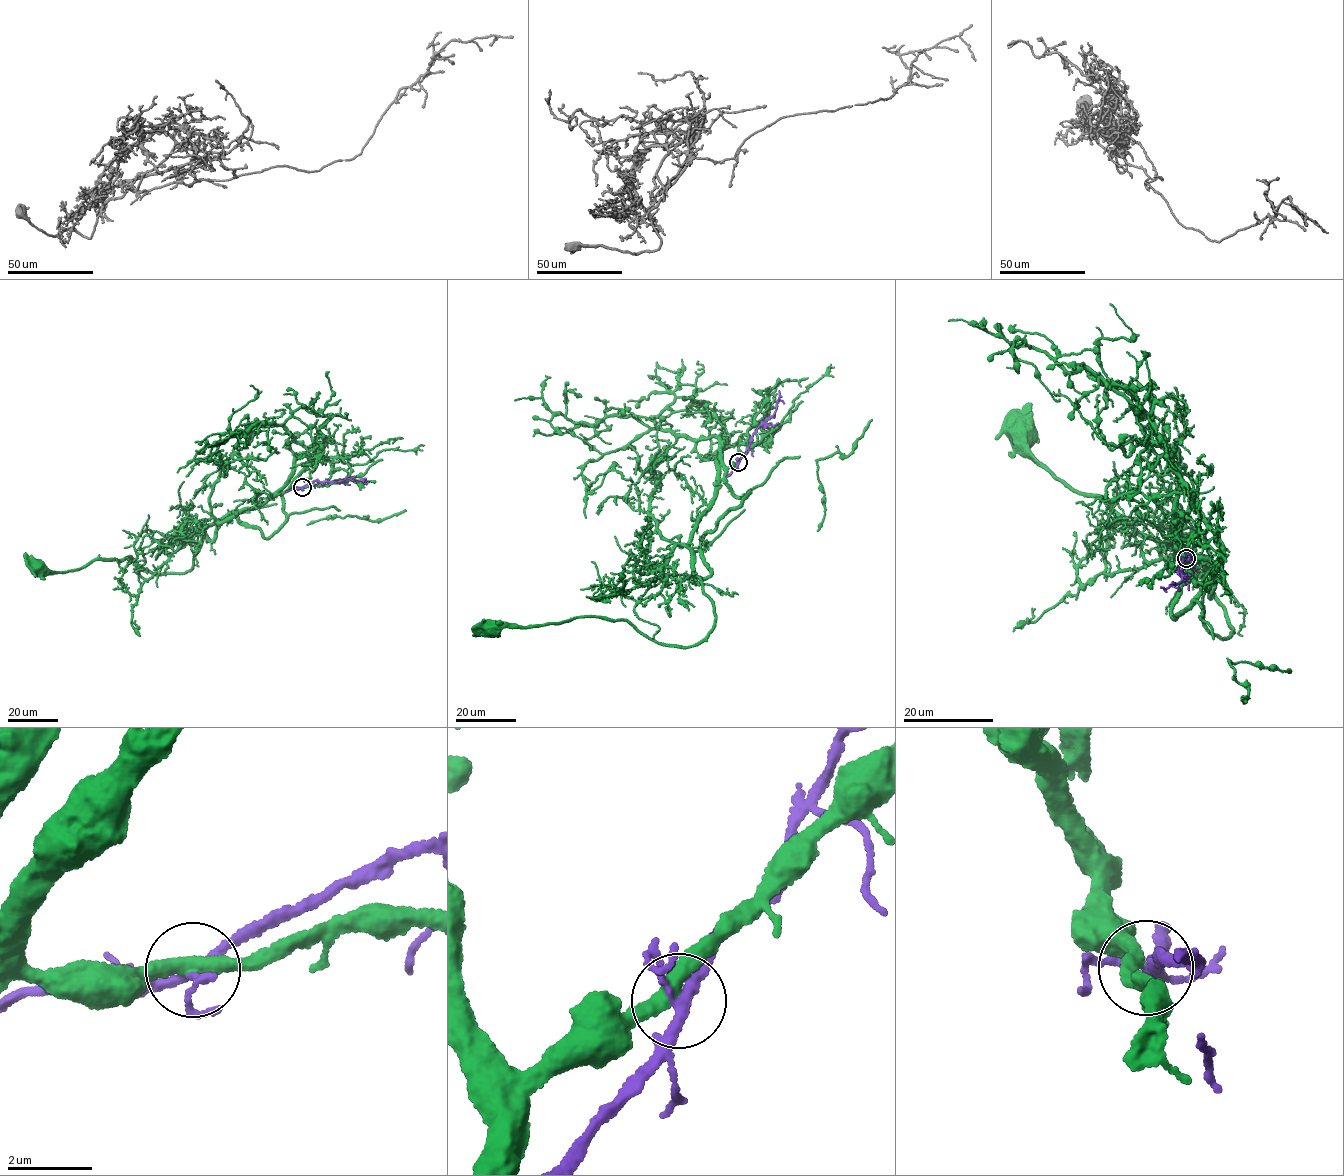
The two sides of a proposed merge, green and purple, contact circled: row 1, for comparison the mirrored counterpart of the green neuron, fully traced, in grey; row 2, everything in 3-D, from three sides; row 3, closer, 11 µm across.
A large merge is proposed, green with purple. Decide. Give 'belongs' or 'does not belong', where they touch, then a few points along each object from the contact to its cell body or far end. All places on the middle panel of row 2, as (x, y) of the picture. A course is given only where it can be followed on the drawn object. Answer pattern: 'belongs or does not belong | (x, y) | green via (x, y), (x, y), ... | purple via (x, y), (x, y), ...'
belongs | (738, 462) | green via (738, 462), (717, 480), (689, 543), (715, 616), (704, 639), (667, 645), (626, 621), (594, 616), (494, 630) | purple via (738, 462), (758, 427), (776, 411), (779, 390)

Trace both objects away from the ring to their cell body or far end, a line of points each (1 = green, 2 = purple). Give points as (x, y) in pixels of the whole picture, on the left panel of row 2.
1: (302, 487), (217, 520), (204, 531), (193, 567), (182, 573), (149, 572), (129, 556), (39, 576), (37, 570)
2: (302, 488), (316, 481), (347, 479), (369, 482)

